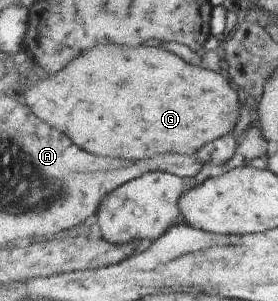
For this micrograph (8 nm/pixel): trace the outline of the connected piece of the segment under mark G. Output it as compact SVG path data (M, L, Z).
M96 45L70 61L62 71L24 85L22 96L31 110L54 129L70 135L74 143L96 155L110 155L120 159L146 159L154 153L178 151L196 153L206 143L232 133L240 117L244 95L227 72L216 72L186 63L182 57L150 45Z

